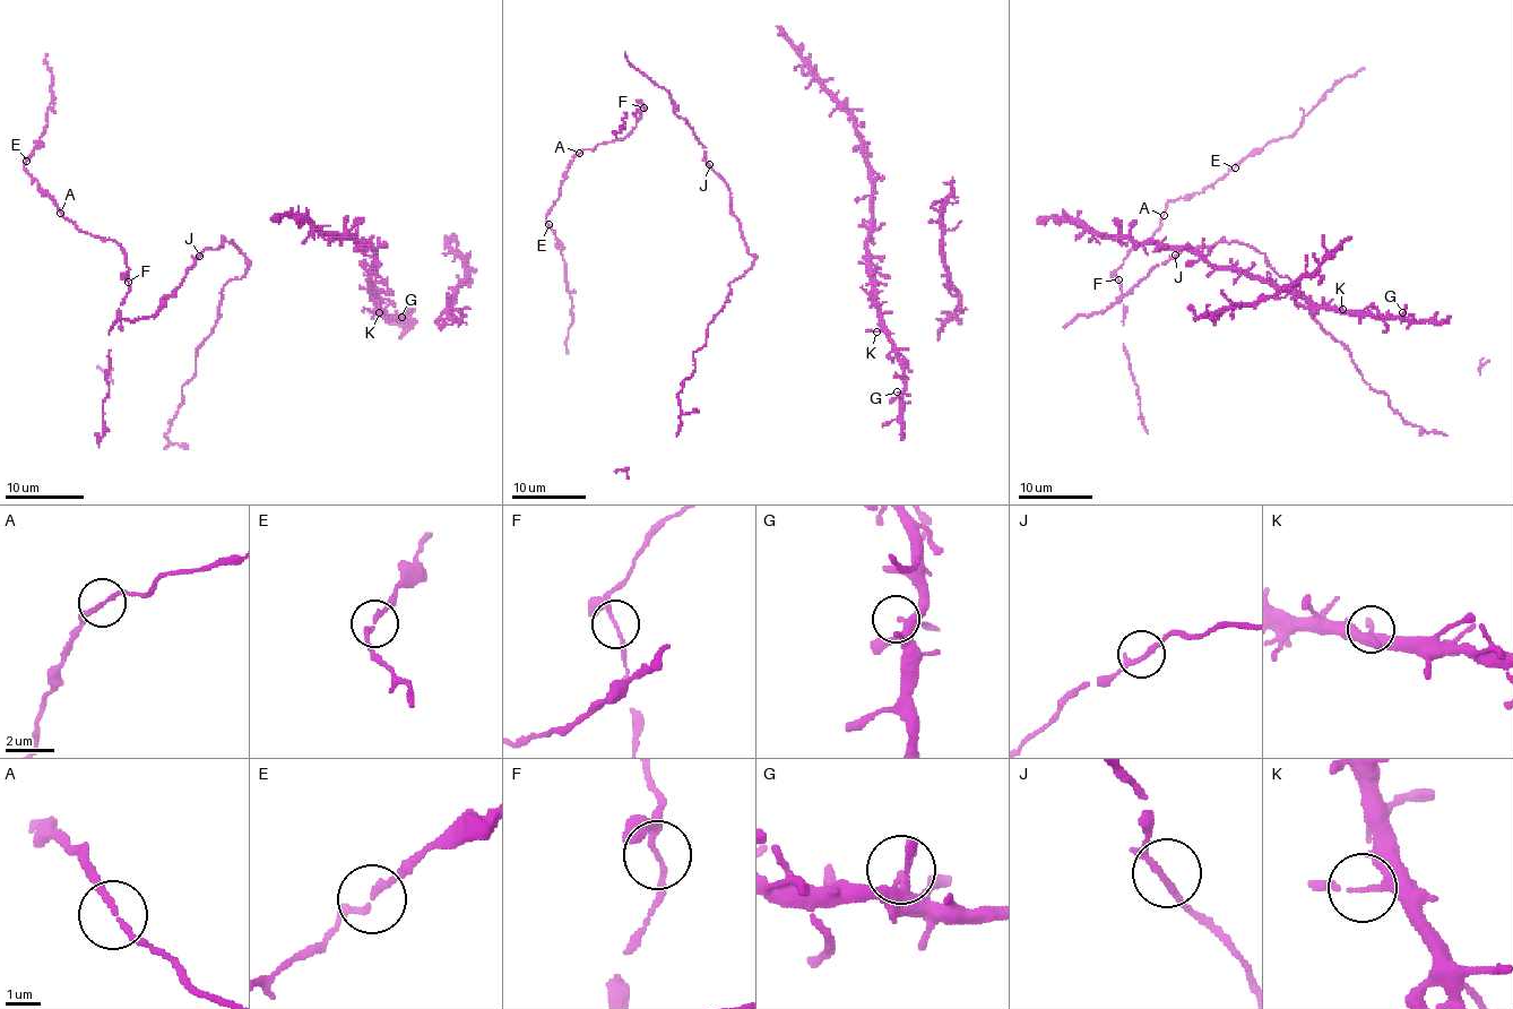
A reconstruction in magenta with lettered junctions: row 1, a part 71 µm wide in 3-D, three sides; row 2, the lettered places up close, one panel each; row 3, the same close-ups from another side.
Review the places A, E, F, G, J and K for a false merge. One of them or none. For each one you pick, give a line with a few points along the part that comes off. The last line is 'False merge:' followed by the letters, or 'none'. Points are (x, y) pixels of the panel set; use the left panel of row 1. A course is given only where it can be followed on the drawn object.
False merge: none

